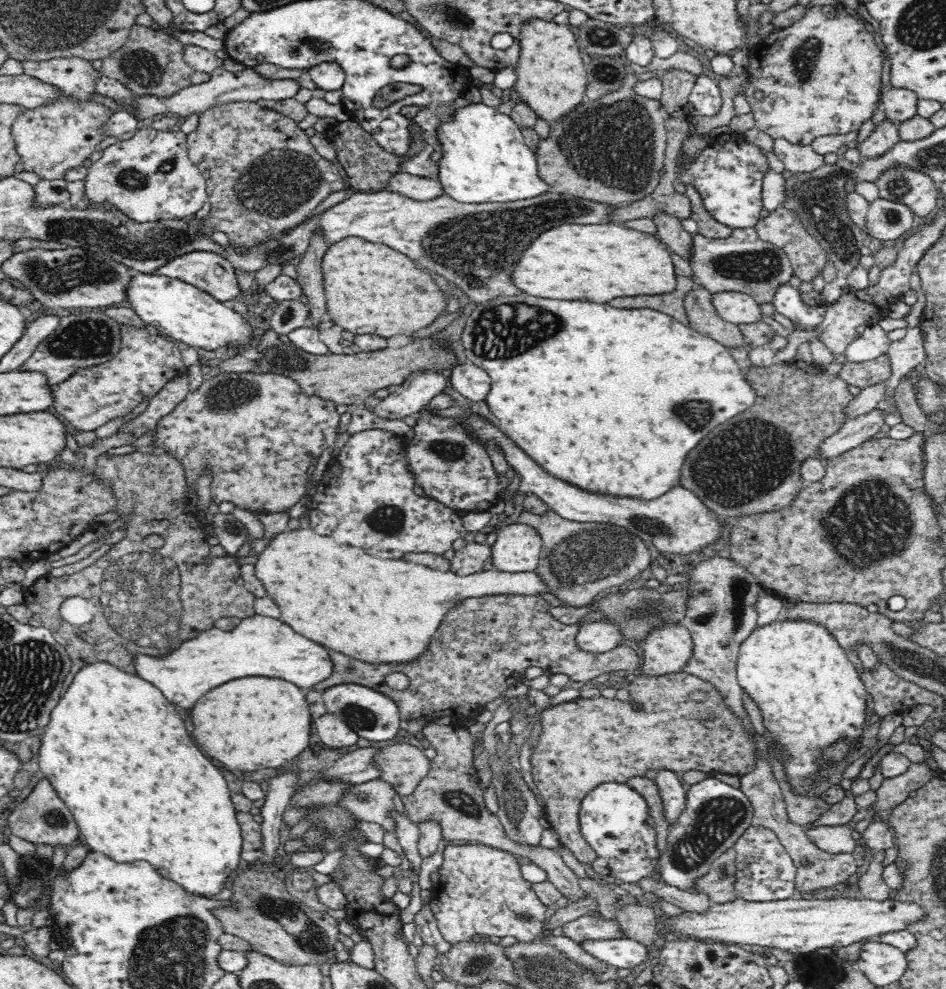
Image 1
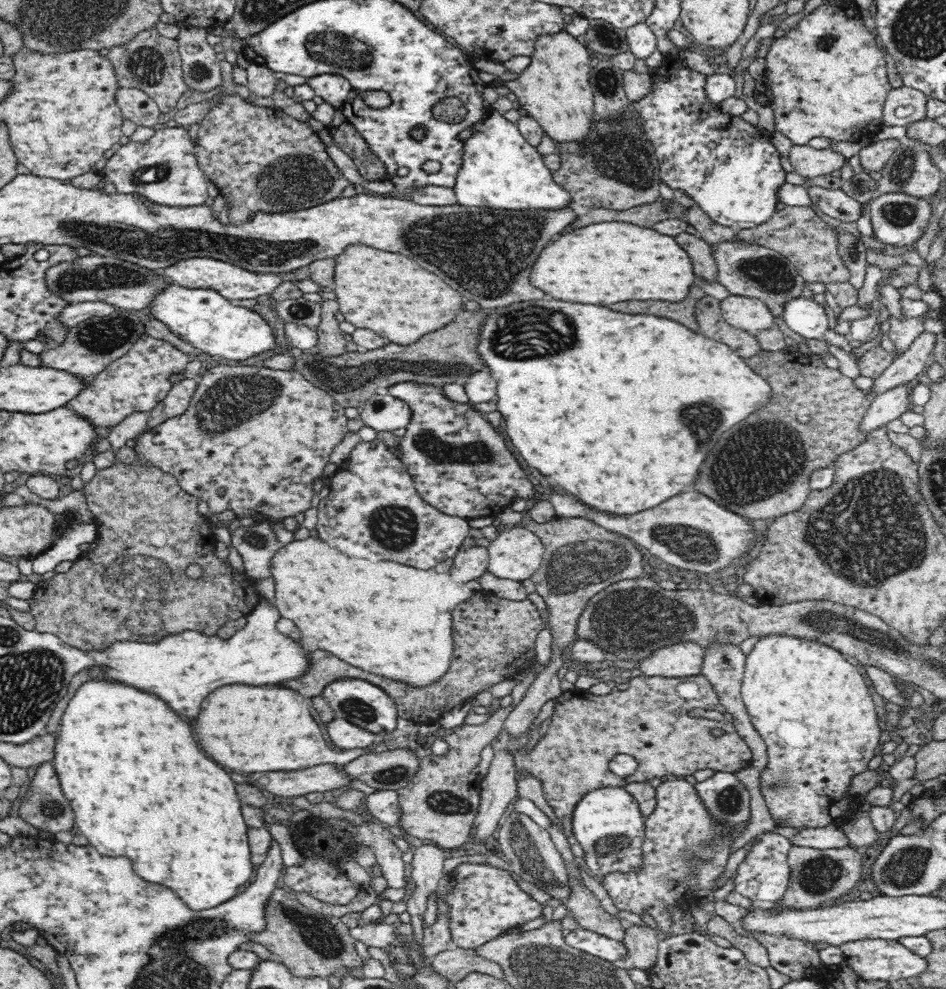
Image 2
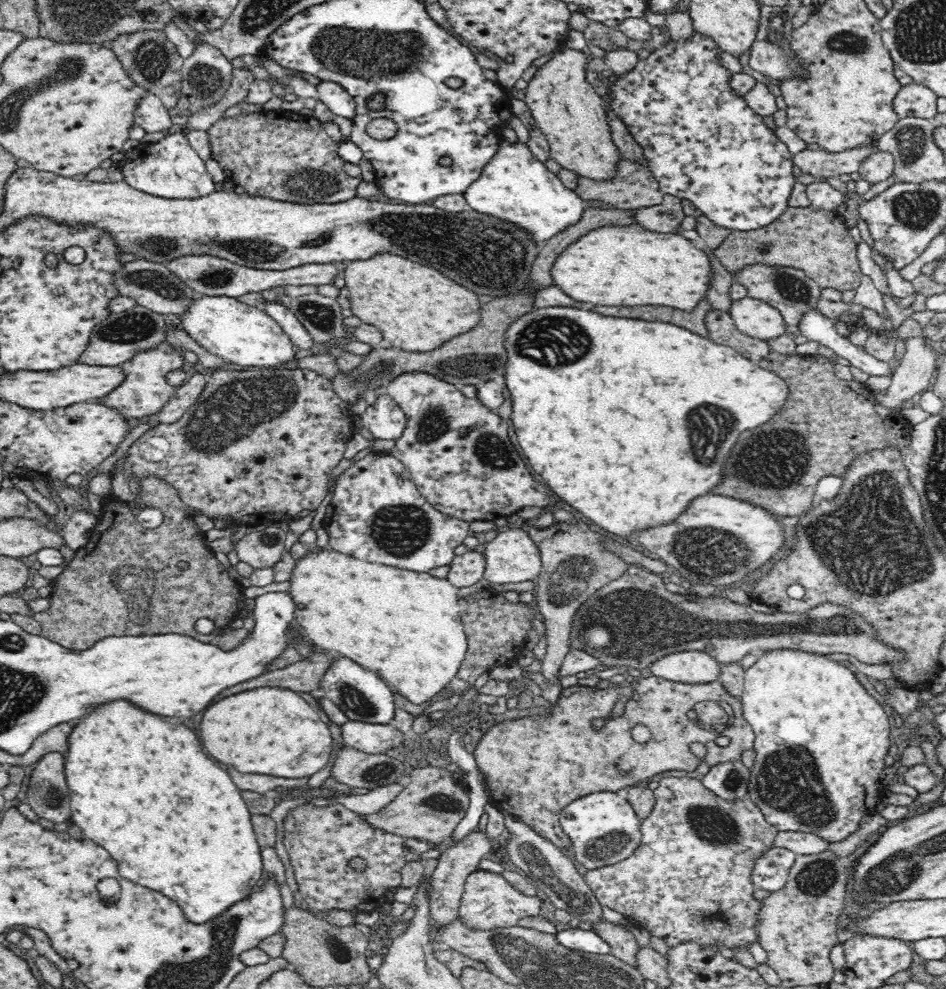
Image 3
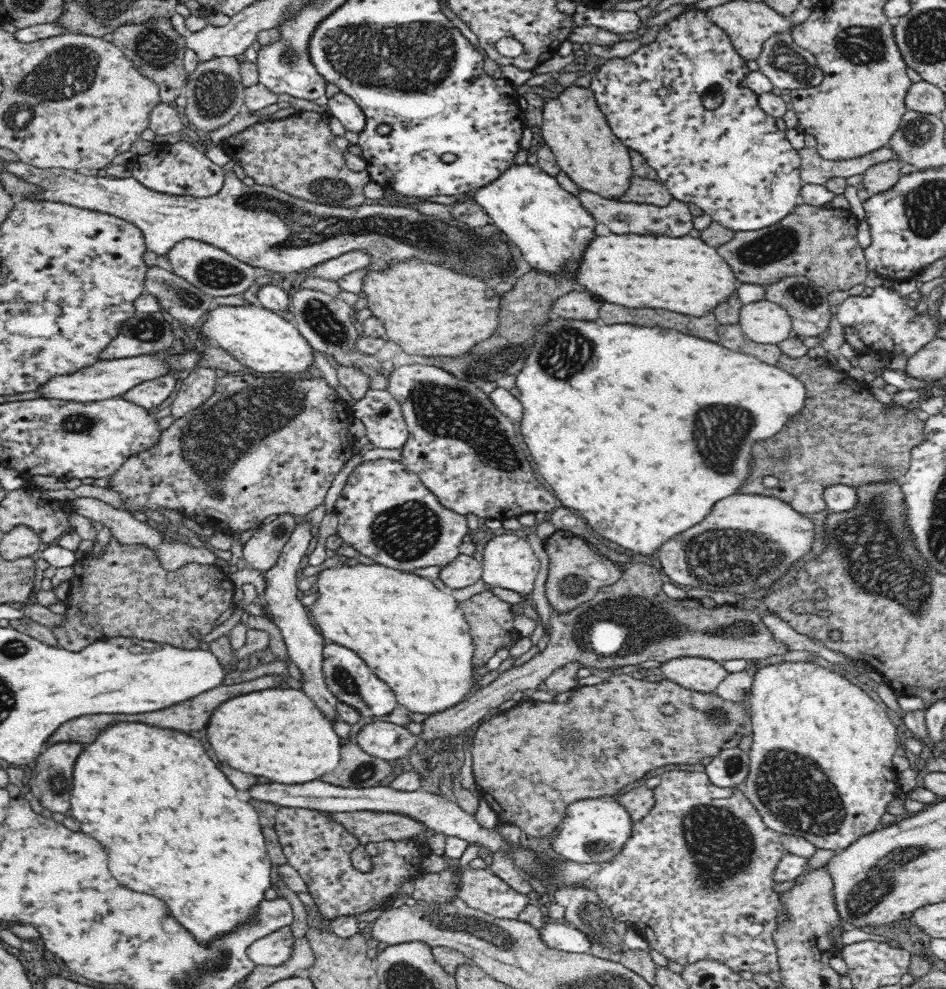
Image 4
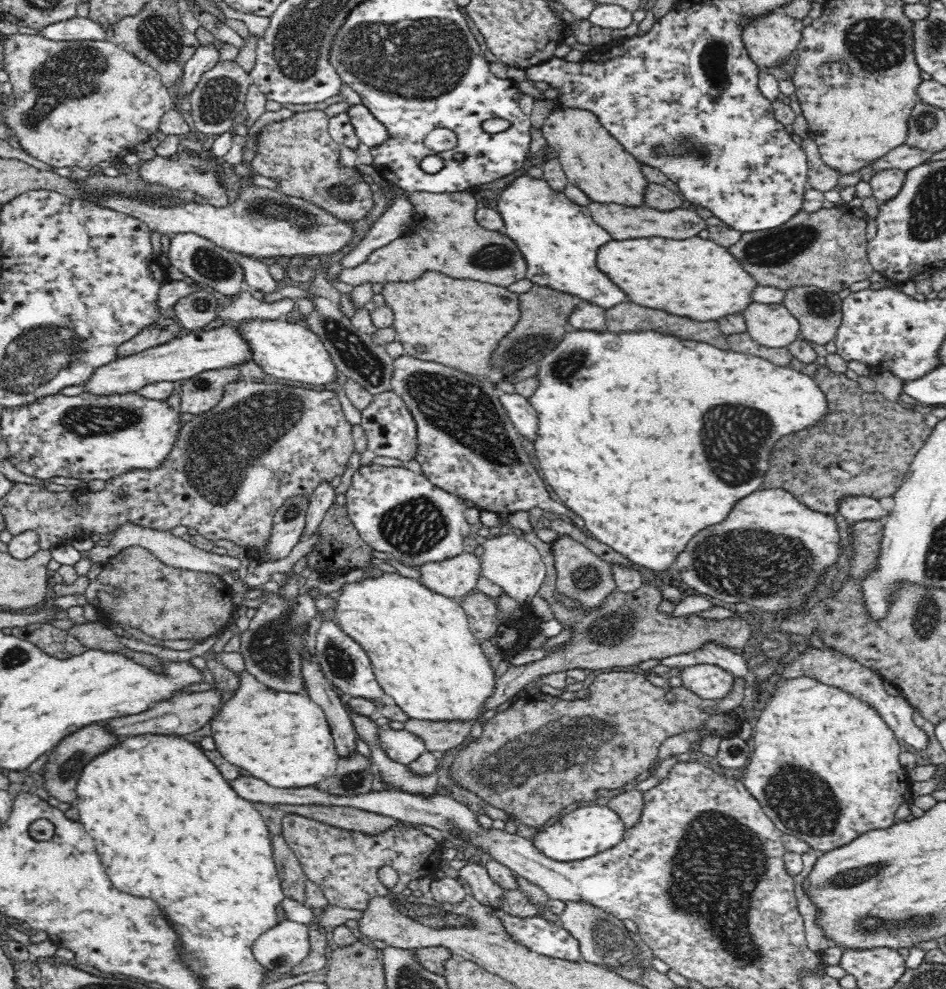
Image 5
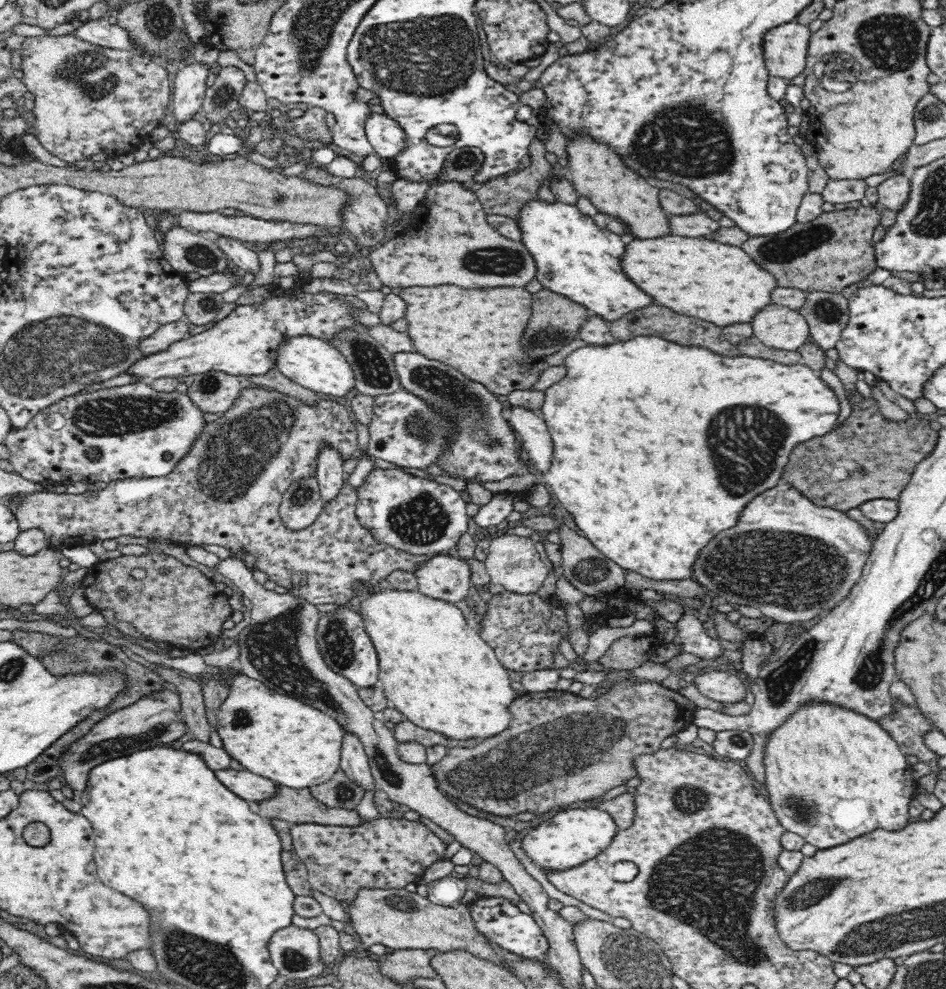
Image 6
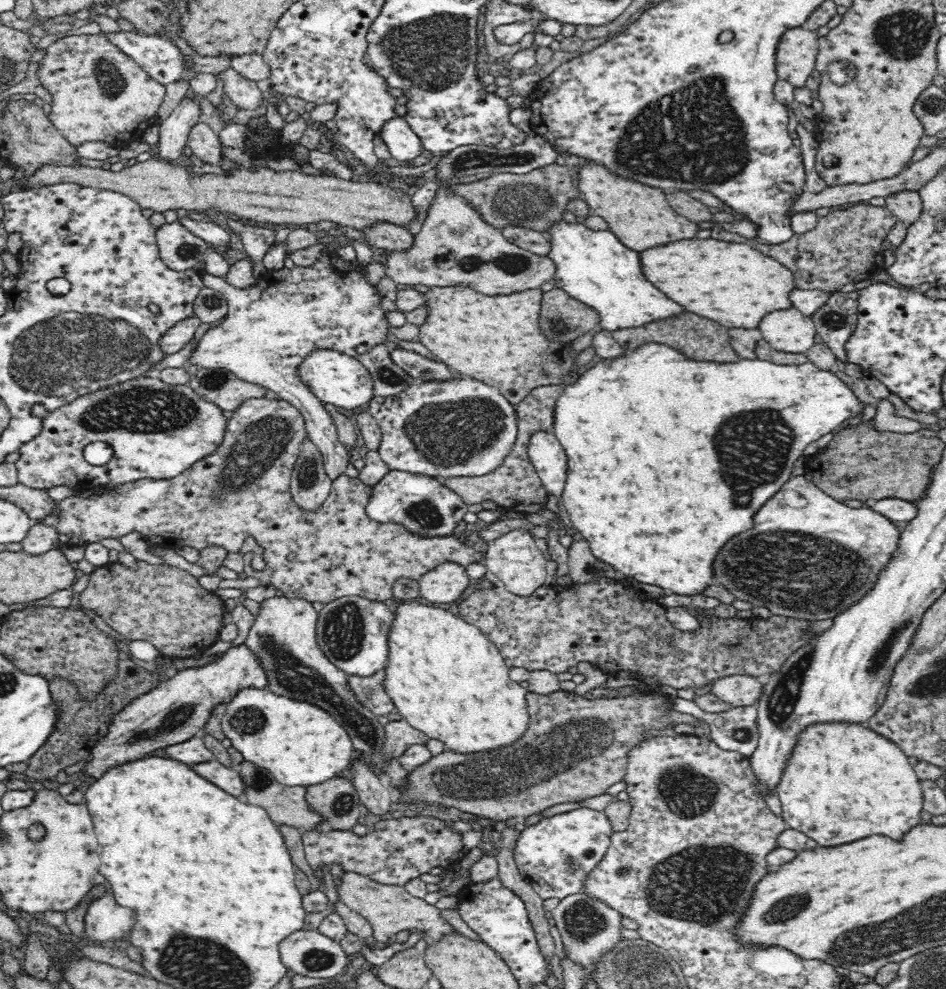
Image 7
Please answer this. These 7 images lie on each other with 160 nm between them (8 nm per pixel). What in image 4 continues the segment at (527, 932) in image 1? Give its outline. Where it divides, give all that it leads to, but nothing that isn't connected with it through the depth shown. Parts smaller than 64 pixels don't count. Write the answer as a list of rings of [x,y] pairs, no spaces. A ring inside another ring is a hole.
[[[465,868],[457,894],[470,908],[498,919],[516,920],[529,905],[528,895],[516,892],[504,879],[489,869]]]

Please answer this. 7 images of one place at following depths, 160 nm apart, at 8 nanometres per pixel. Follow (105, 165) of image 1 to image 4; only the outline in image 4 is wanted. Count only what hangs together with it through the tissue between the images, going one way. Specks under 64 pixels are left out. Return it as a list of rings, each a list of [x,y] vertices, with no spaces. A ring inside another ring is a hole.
[[[181,140],[176,144],[155,143],[148,154],[133,154],[124,166],[130,177],[157,193],[176,197],[207,198],[216,194],[225,180],[224,168],[205,155],[204,150],[192,141]]]

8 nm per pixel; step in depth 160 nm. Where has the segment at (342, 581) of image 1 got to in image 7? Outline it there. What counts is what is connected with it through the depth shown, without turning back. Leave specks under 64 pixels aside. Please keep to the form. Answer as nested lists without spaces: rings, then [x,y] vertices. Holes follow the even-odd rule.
[[[414,599],[402,601],[393,614],[392,625],[388,628],[388,660],[383,686],[395,711],[405,721],[430,739],[441,741],[446,750],[460,754],[496,750],[523,736],[528,728],[528,707],[524,699],[528,691],[510,680],[510,669],[500,651],[479,628],[442,607],[435,608]]]

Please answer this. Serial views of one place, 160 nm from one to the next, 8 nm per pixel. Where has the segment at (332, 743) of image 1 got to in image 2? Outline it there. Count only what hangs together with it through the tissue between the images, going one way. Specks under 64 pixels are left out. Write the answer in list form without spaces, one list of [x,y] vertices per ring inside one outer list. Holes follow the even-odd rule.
[[[332,718],[326,722],[326,730],[329,739],[342,752],[349,749],[361,749],[377,742],[380,738],[377,734],[362,729],[342,718]]]

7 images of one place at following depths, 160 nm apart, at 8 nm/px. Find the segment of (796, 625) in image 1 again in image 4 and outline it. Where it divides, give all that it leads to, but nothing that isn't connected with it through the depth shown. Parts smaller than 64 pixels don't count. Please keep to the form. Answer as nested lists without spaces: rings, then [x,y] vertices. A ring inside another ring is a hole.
[[[782,661],[755,670],[752,687],[749,691],[749,716],[753,726],[753,742],[749,751],[750,770],[746,780],[738,786],[746,798],[757,808],[766,827],[781,834],[794,835],[809,840],[817,848],[843,851],[858,838],[871,833],[880,823],[880,818],[886,812],[886,804],[901,793],[896,787],[898,771],[893,759],[900,753],[898,730],[892,719],[864,690],[848,681],[841,672],[830,670],[814,662]]]

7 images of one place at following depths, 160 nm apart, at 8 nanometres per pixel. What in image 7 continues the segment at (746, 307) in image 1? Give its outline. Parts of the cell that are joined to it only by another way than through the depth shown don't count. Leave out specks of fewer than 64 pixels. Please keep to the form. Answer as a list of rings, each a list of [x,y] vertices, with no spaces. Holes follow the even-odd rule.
[[[792,306],[764,316],[757,328],[763,340],[782,353],[805,353],[814,345],[816,336],[811,317]]]

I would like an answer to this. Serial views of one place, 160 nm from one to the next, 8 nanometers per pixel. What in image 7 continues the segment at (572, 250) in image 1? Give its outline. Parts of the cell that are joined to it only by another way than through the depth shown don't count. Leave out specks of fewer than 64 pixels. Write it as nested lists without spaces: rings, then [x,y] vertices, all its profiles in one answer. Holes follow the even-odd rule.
[[[692,238],[638,254],[644,276],[658,290],[688,312],[710,318],[727,329],[757,328],[766,314],[791,307],[788,294],[794,289],[794,281],[790,270],[748,244]]]

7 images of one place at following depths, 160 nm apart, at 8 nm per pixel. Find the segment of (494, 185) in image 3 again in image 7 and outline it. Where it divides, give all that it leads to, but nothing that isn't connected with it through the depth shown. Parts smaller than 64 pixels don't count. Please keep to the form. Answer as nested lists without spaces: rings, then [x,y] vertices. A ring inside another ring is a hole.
[[[562,217],[552,220],[542,233],[548,237],[546,257],[554,263],[554,287],[566,291],[572,298],[582,301],[599,314],[599,327],[614,331],[630,326],[670,318],[684,312],[682,306],[656,290],[642,274],[638,251],[624,246],[608,228],[592,230],[584,222],[568,222]]]

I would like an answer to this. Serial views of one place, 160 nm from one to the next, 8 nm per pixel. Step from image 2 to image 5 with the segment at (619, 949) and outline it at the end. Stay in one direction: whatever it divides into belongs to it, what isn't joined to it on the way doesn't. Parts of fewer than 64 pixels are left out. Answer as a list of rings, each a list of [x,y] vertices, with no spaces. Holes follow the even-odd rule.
[[[504,910],[494,912],[506,930],[518,942],[545,957],[568,961],[581,960],[580,943],[562,924],[550,922],[540,915],[518,918]]]

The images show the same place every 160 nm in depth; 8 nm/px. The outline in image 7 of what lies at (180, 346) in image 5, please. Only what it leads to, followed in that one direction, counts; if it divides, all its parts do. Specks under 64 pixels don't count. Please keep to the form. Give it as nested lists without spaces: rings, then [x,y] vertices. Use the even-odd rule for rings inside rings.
[[[328,251],[312,267],[303,268],[296,265],[284,266],[280,270],[271,269],[256,278],[255,285],[247,289],[238,289],[224,281],[218,273],[205,270],[202,274],[204,287],[212,288],[222,293],[227,300],[228,312],[224,321],[216,326],[210,327],[192,349],[187,360],[200,369],[226,369],[233,372],[236,377],[263,386],[270,395],[286,400],[293,404],[305,418],[307,438],[316,445],[320,451],[324,473],[330,481],[344,474],[348,466],[348,451],[345,444],[339,441],[336,425],[330,417],[330,413],[324,409],[321,400],[314,396],[304,385],[296,368],[304,356],[316,348],[328,348],[355,357],[369,348],[378,344],[386,343],[388,336],[388,322],[384,316],[384,310],[380,307],[382,296],[376,287],[371,286],[364,275],[360,273],[362,265],[355,262],[342,261],[336,252]]]

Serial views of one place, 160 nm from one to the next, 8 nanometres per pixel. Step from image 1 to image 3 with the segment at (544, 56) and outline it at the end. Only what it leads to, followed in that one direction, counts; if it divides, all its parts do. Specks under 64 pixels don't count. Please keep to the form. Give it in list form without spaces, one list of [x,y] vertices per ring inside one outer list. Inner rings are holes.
[[[560,45],[524,89],[524,103],[544,133],[551,156],[562,167],[594,180],[608,180],[616,172],[621,152],[613,144],[603,100],[587,82],[587,59],[582,50]]]

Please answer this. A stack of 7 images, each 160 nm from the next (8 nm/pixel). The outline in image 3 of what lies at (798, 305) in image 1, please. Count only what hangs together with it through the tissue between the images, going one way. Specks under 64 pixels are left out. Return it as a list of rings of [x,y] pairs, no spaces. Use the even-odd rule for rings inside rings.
[[[810,308],[802,314],[798,328],[808,341],[830,348],[836,356],[849,360],[852,366],[872,376],[882,376],[890,372],[890,362],[882,362],[850,341],[848,336],[836,331],[834,320],[826,317],[816,308]]]

